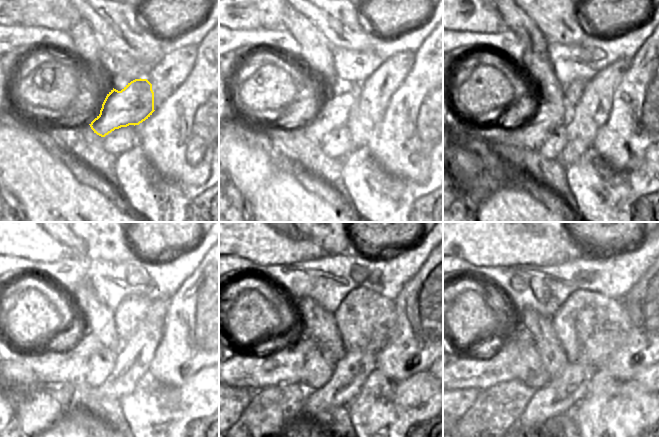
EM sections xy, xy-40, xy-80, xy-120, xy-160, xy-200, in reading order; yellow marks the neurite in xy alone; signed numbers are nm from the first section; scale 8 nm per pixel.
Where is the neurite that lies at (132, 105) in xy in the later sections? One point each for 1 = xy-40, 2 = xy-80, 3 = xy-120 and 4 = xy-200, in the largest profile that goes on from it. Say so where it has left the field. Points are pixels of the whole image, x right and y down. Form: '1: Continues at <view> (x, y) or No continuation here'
1: Continues at xy-40 (333, 114)
2: Continues at xy-80 (532, 133)
3: Continues at xy-120 (72, 365)
4: Continues at xy-200 (466, 371)

